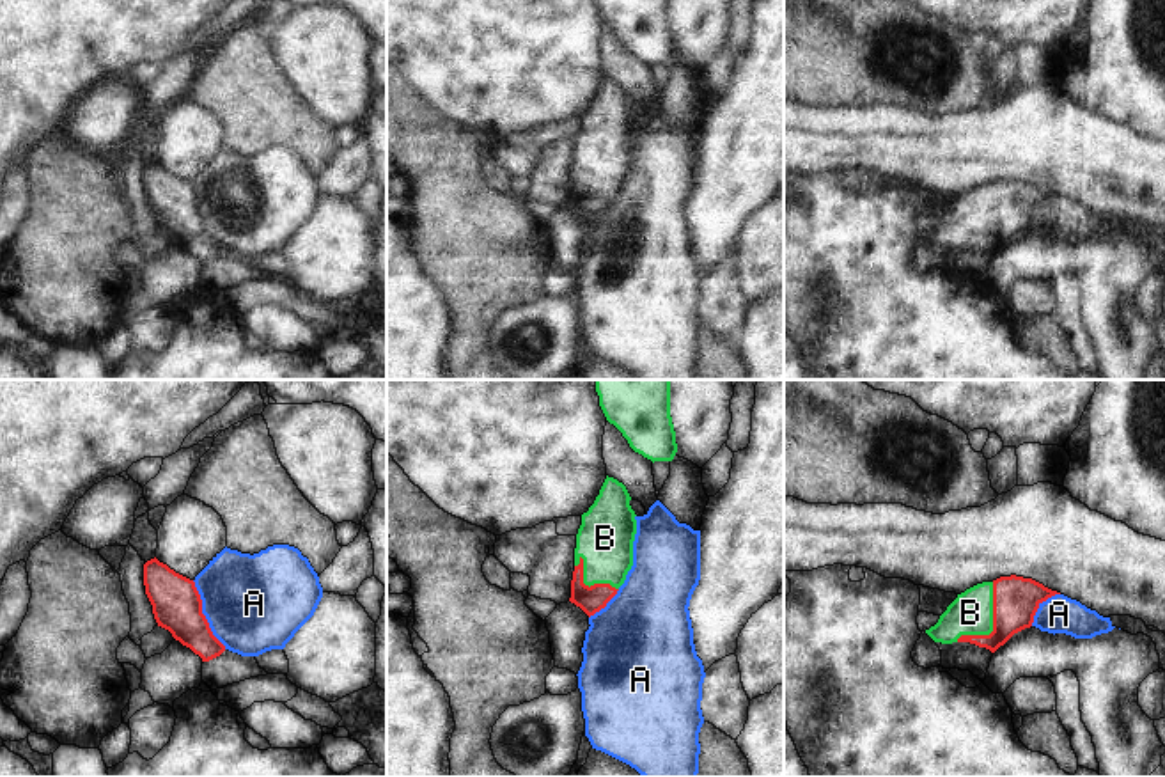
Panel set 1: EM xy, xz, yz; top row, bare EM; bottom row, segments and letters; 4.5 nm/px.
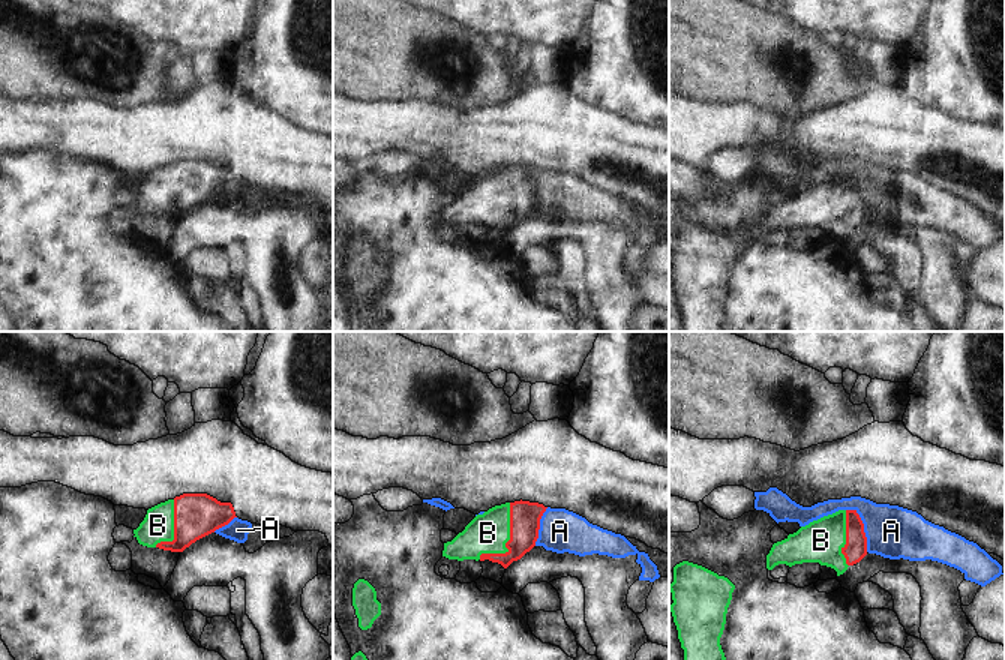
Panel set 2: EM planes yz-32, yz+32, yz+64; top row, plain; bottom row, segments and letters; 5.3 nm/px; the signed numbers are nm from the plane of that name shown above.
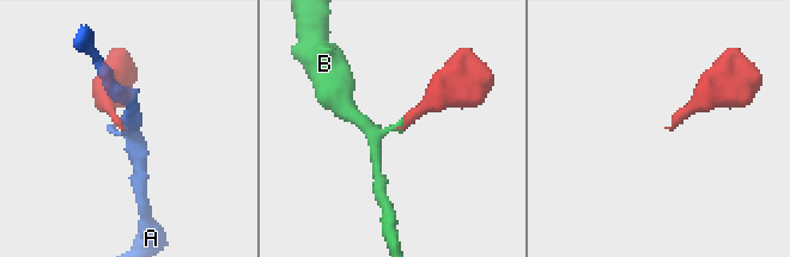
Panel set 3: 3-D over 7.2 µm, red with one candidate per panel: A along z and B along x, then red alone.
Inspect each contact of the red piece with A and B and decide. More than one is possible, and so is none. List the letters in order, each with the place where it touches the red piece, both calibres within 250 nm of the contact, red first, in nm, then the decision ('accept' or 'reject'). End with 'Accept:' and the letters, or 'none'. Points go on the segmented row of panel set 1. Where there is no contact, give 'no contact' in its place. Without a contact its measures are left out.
A: contact xy (203, 614); calibres 220 and 440 nm; reject
B: contact yz (993, 625); calibres 200 and 190 nm; accept
Accept: B

